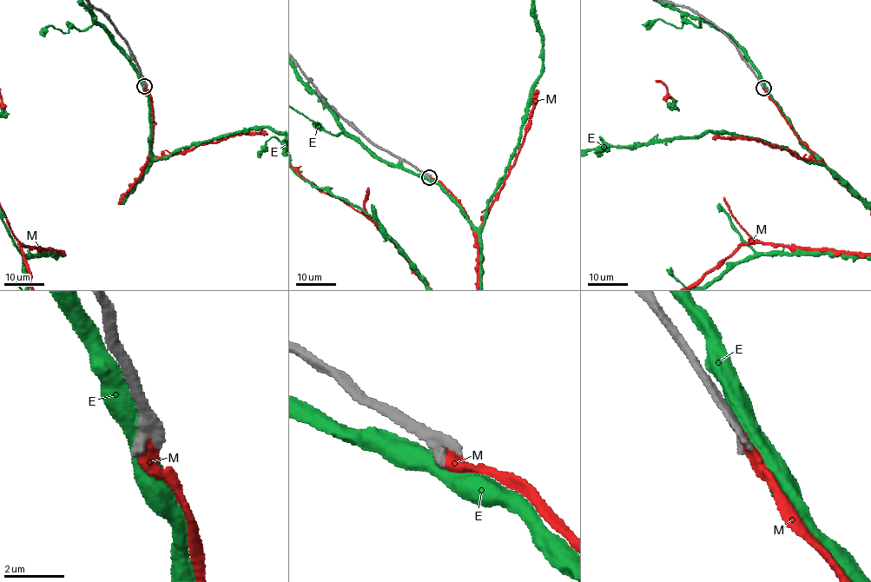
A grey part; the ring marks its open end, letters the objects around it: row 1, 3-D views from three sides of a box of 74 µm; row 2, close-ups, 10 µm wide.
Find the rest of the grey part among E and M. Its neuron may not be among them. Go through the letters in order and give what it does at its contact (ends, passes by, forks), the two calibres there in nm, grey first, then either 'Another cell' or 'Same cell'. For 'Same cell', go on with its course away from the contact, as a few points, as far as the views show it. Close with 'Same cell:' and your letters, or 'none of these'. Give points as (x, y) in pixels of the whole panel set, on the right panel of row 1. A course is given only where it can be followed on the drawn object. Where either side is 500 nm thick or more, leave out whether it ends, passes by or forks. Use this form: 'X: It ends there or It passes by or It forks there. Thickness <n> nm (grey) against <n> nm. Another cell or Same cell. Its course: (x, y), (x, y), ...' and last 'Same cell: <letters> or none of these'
E: Thickness 480 nm (grey) against 500 nm. Another cell
M: It ends there. Thickness 480 nm (grey) against 400 nm. Same cell
Same cell: M

